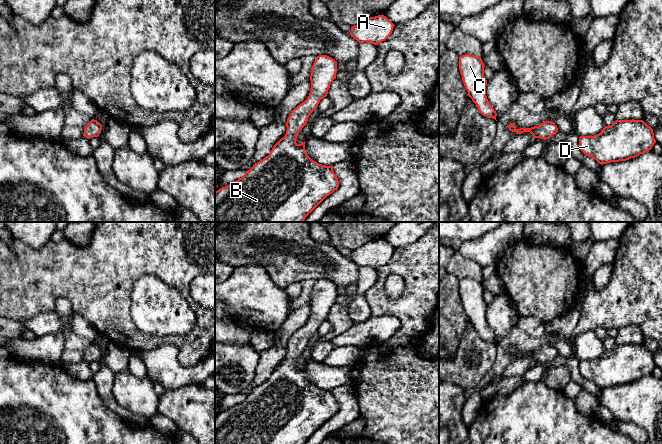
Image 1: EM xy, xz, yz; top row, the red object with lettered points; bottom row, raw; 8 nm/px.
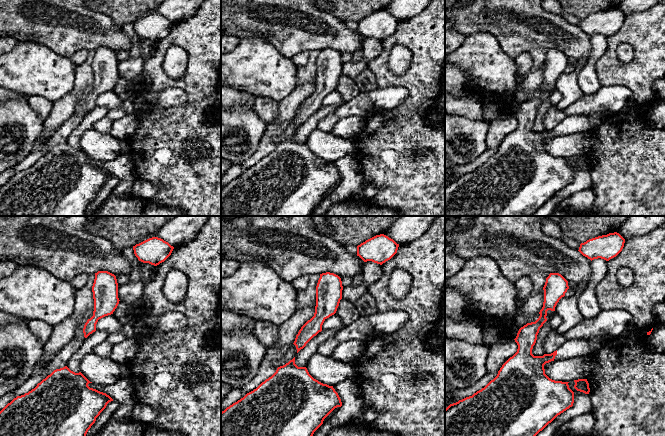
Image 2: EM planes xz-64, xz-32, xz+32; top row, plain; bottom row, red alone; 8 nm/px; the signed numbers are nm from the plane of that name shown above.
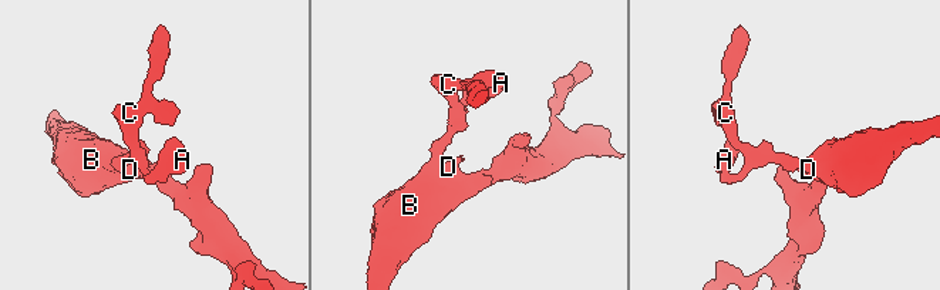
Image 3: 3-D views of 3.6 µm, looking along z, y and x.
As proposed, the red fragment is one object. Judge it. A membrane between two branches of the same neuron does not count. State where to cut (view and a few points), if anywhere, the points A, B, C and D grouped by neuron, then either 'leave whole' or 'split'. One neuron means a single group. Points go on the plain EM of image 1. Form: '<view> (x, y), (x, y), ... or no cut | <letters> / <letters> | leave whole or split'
no cut | A B C D | leave whole

